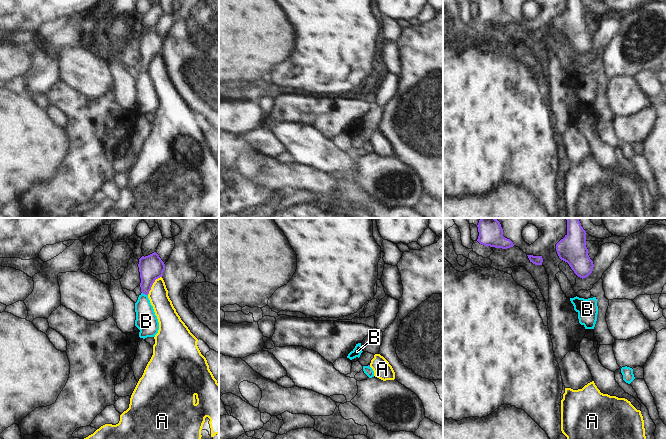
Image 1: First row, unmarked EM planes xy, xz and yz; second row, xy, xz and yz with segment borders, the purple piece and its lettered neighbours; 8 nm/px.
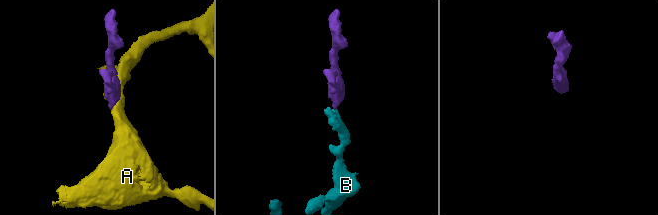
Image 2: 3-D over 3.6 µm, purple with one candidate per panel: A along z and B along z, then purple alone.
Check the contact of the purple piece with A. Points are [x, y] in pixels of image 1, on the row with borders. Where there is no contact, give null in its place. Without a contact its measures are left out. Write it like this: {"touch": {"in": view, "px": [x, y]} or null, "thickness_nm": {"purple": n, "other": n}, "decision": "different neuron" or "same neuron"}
{"touch": {"in": "xy", "px": [152, 284]}, "thickness_nm": {"purple": 200, "other": 160}, "decision": "different neuron"}

